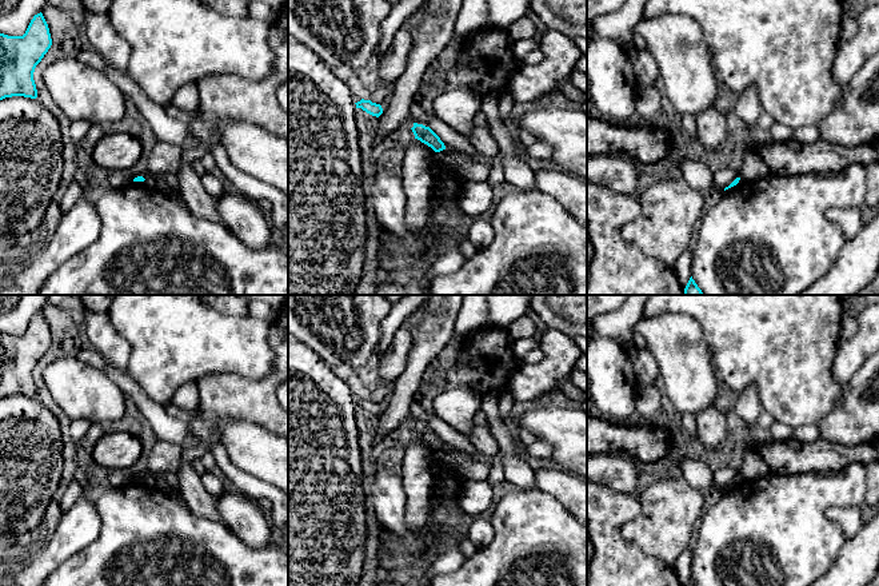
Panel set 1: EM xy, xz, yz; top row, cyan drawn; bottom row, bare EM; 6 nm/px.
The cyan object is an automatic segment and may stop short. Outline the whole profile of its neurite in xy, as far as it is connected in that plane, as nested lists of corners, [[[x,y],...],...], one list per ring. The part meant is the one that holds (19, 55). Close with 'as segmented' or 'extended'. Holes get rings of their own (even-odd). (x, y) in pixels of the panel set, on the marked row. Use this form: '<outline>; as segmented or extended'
[[[43,13],[31,20],[23,36],[0,33],[0,100],[12,96],[36,99],[36,65],[52,45]]]; as segmented

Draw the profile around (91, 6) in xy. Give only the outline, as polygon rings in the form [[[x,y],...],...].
[[[80,0],[80,3],[91,13],[107,13],[112,0]]]

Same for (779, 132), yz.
[[[774,123],[770,132],[772,140],[778,143],[794,144],[794,129],[790,127],[782,123]]]

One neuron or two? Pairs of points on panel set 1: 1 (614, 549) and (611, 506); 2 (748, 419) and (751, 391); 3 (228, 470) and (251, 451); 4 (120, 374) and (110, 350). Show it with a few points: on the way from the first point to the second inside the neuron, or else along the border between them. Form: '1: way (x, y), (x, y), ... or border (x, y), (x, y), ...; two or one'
1: way (611, 538), (611, 517); one
2: way (748, 413), (748, 398); one
3: border (219, 445), (238, 467), (262, 479); two
4: way (116, 369), (115, 355); one

